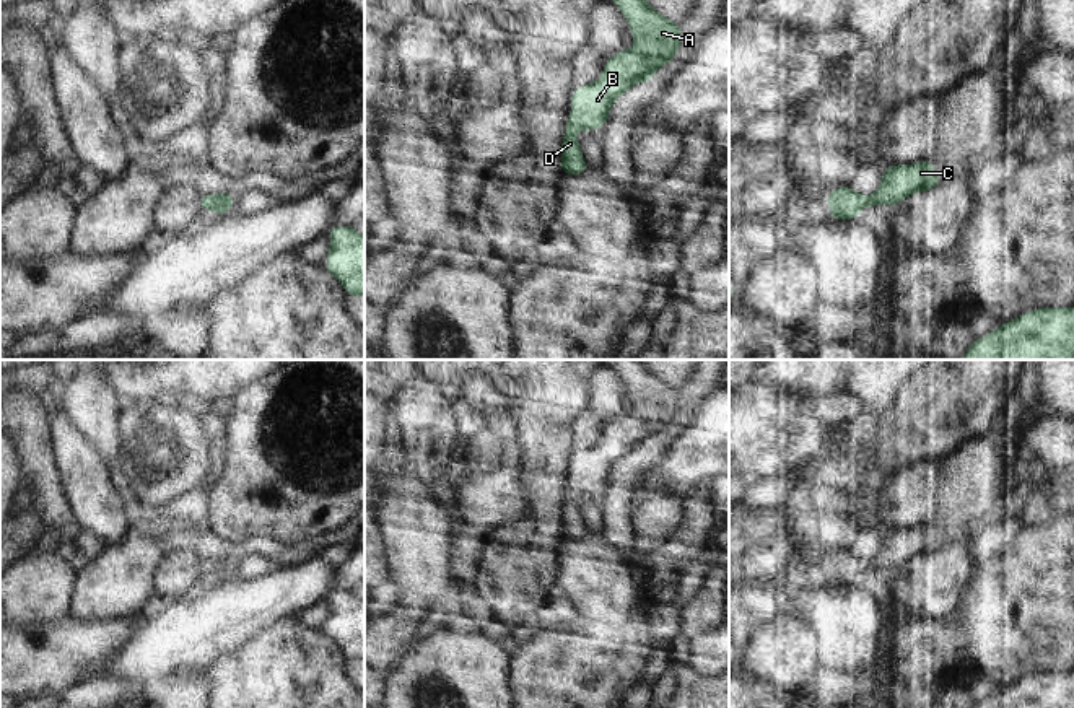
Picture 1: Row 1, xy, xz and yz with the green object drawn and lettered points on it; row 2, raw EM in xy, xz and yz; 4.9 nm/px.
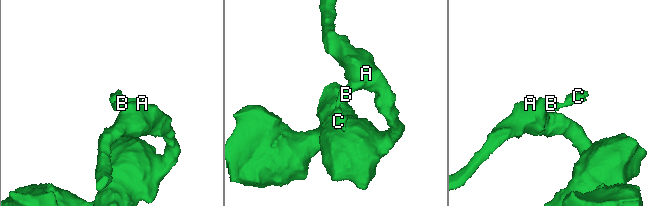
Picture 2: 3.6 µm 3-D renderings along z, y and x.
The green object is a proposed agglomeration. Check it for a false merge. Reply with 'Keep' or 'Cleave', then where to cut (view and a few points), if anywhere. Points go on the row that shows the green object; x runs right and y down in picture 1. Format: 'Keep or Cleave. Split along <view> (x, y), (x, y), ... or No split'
Keep. No split.

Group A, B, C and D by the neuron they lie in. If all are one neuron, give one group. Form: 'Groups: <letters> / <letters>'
Groups: A B C D.

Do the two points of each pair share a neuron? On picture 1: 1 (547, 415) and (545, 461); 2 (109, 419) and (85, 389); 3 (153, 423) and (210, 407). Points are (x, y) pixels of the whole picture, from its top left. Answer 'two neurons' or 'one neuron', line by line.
1: one neuron
2: one neuron
3: two neurons

